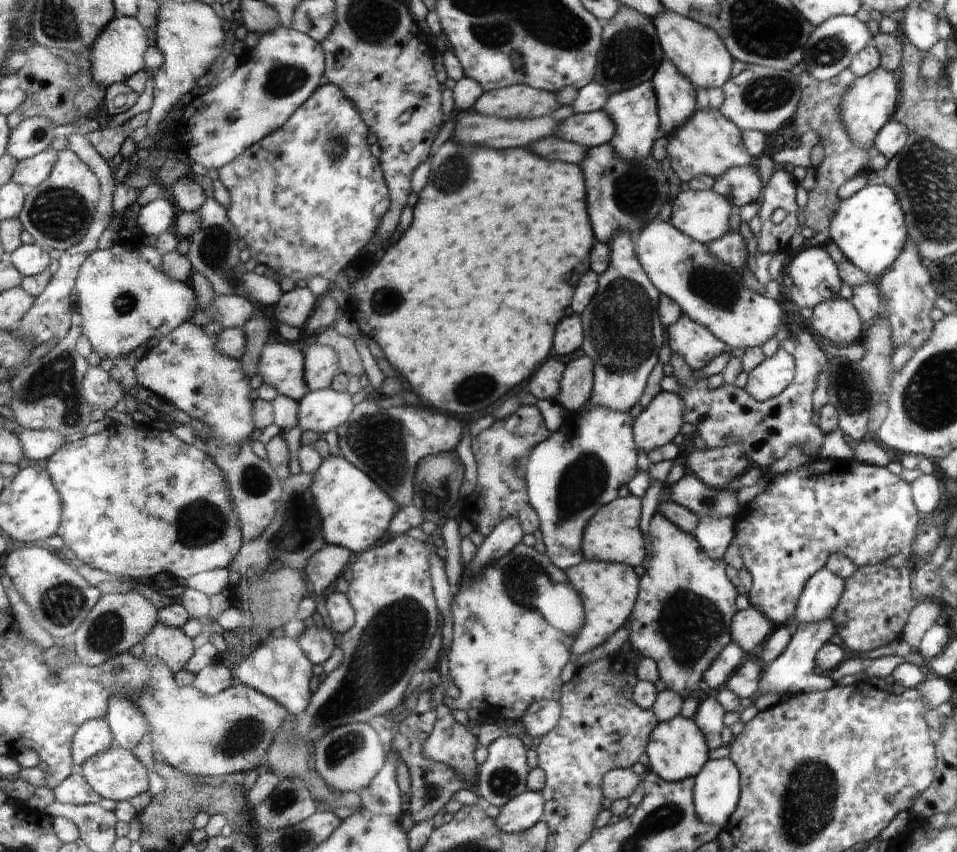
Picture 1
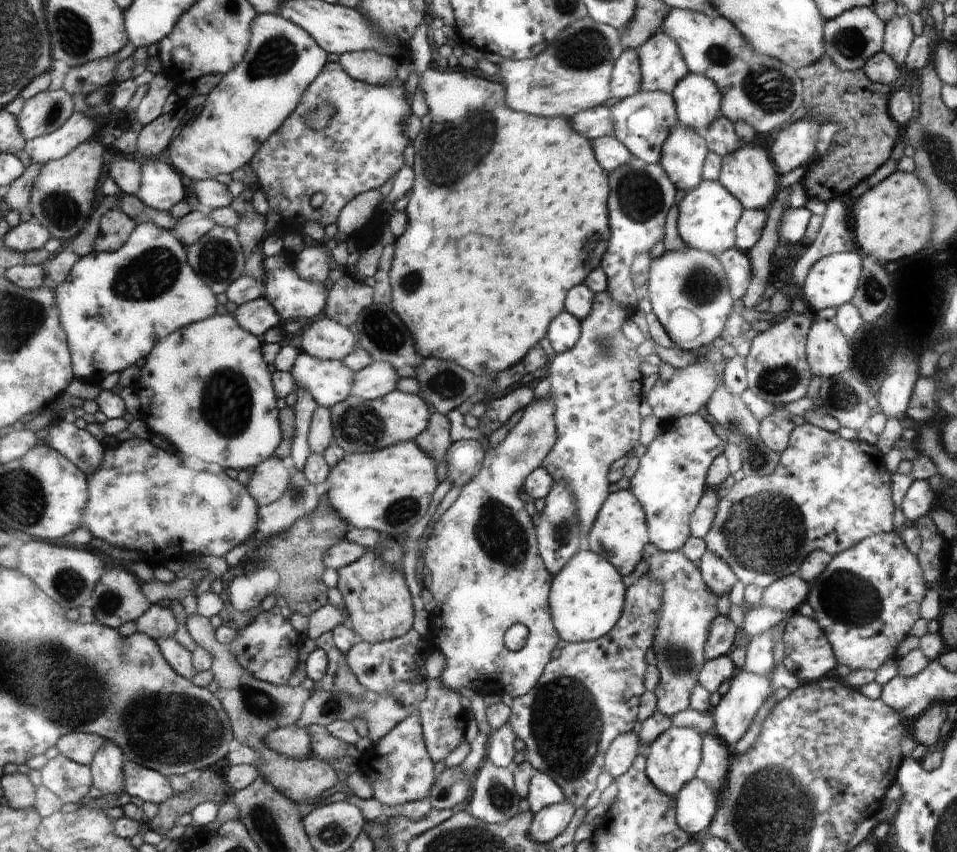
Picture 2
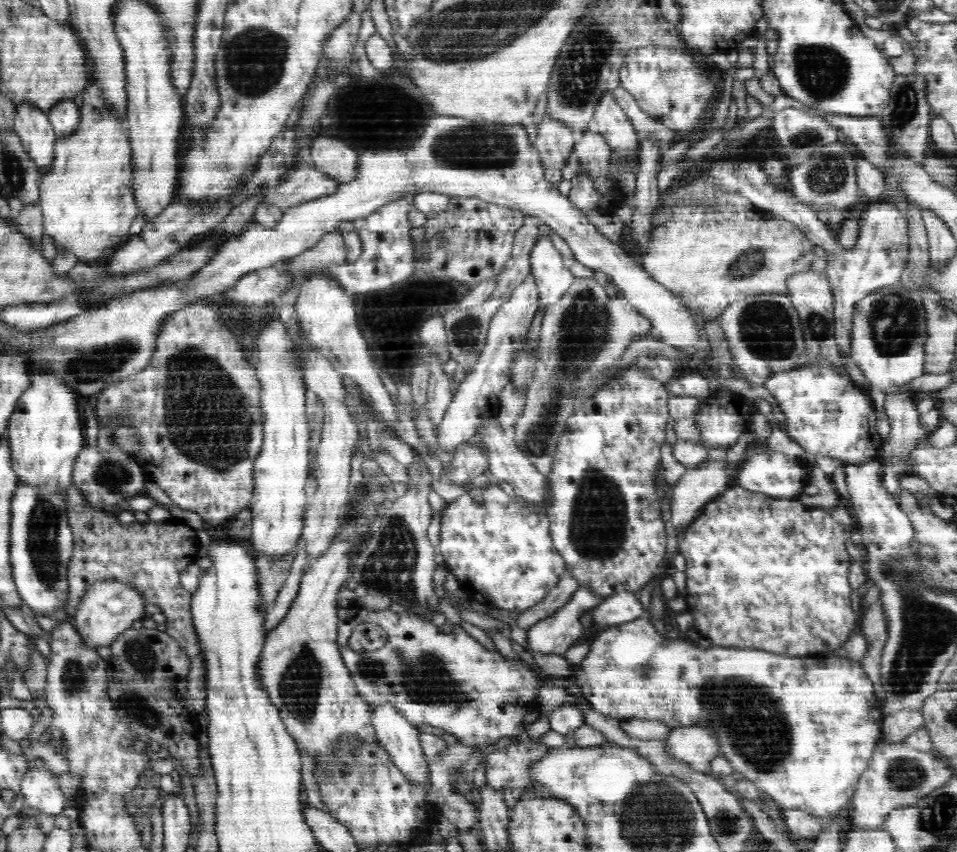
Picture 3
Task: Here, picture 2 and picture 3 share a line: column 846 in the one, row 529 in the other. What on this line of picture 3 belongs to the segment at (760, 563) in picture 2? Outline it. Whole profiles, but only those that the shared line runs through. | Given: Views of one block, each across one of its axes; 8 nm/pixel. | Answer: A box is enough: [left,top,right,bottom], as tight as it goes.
[440,484,566,615]

